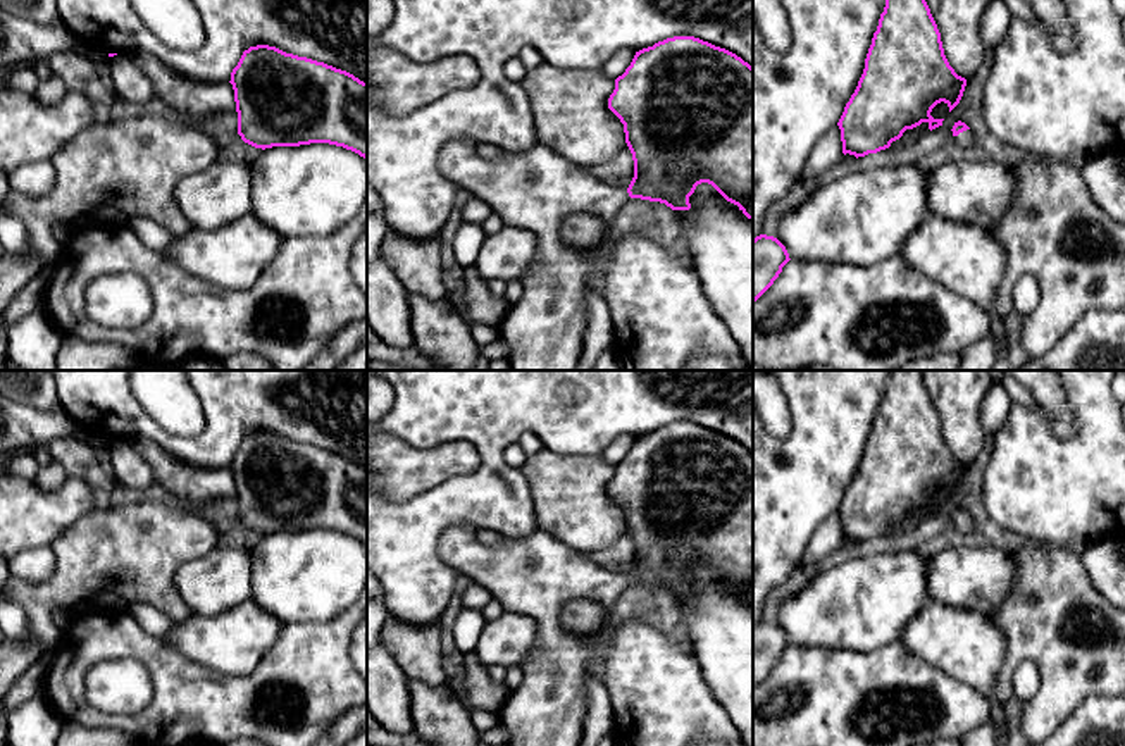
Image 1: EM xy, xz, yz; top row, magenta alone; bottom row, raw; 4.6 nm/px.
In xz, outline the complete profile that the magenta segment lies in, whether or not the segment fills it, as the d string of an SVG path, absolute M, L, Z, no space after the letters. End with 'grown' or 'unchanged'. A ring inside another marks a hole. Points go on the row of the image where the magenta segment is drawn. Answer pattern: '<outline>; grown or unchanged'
M674 36L667 38L663 41L655 43L653 47L643 48L636 52L631 65L625 69L622 76L615 79L615 90L608 98L608 109L620 119L624 124L625 133L625 143L632 153L634 160L634 177L627 190L622 190L615 184L606 184L594 176L587 174L584 167L579 167L575 164L570 164L553 150L536 143L534 146L522 150L522 152L498 152L494 160L486 160L479 155L477 146L479 143L474 143L470 140L451 140L448 141L441 152L438 167L444 177L458 184L462 190L469 191L474 198L482 200L489 205L493 214L505 224L512 227L527 229L536 234L538 238L538 255L536 262L527 269L522 283L524 283L524 295L522 298L510 305L505 317L498 322L498 333L500 338L510 346L510 353L507 355L507 362L510 365L510 370L577 370L581 350L584 345L584 333L586 333L586 322L587 322L587 305L586 296L591 288L601 286L601 276L605 267L605 252L601 248L589 252L582 248L569 246L562 236L560 236L560 226L563 219L570 214L591 214L596 219L600 219L608 229L613 227L613 219L618 208L629 200L629 198L641 198L650 202L660 202L670 207L672 210L689 210L689 196L694 193L696 186L701 183L712 184L727 202L739 207L739 210L753 221L753 67L744 62L736 53L715 47L708 41L703 41L694 36Z; grown

